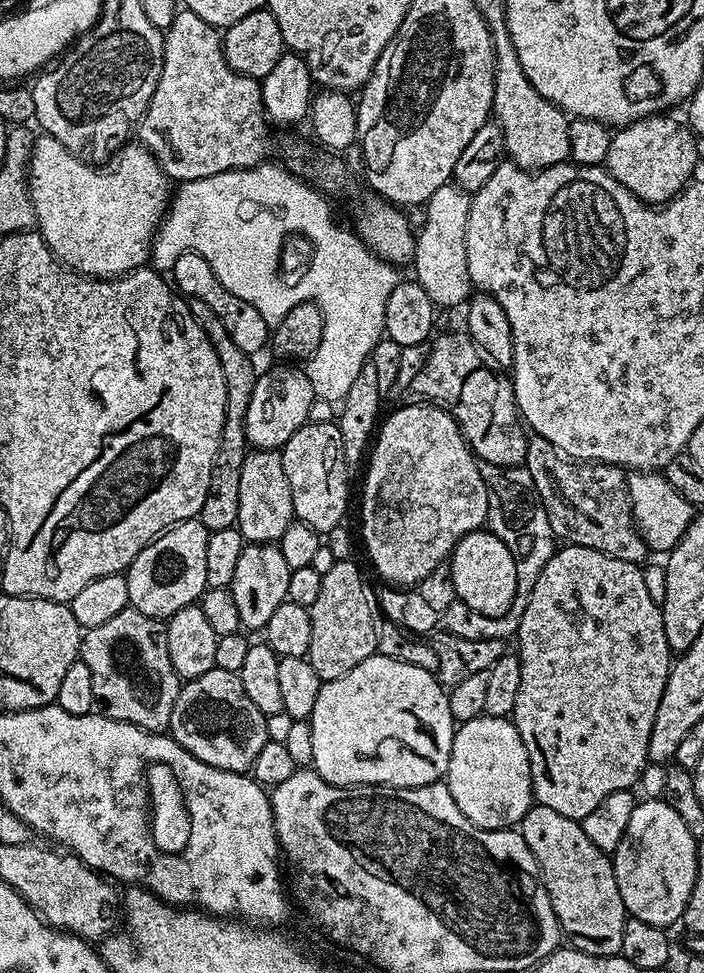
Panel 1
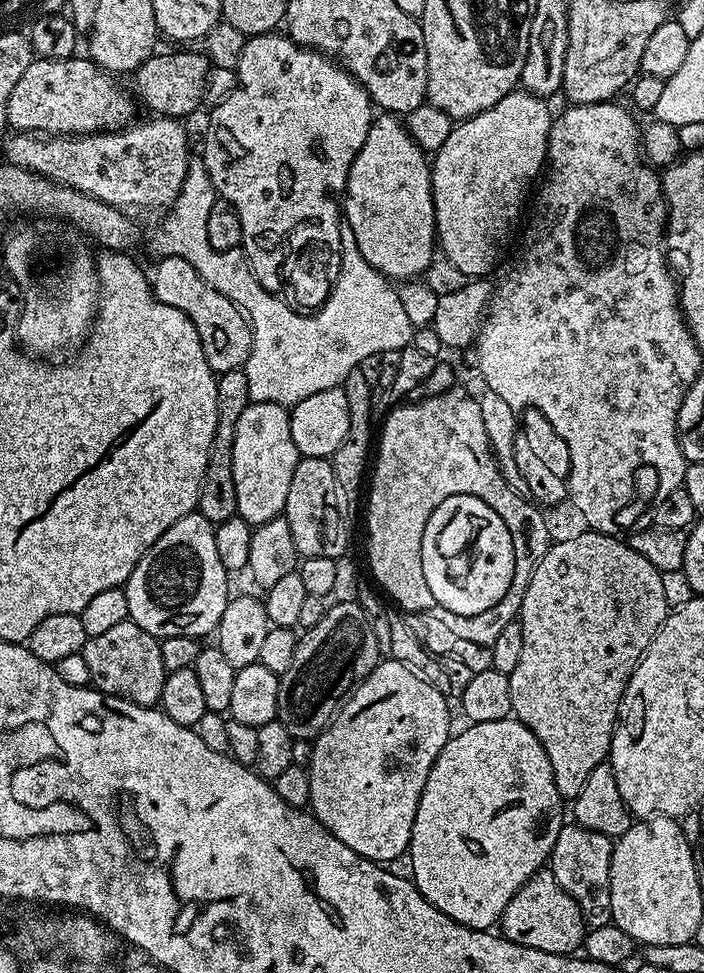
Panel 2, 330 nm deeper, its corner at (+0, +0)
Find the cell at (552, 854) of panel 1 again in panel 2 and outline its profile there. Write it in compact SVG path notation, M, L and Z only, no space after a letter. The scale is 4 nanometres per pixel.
M551 870L535 872L506 902L506 910L500 915L498 921L499 931L504 939L514 942L523 948L530 950L542 950L555 956L572 954L581 947L584 942L586 925L574 898L558 886Z

